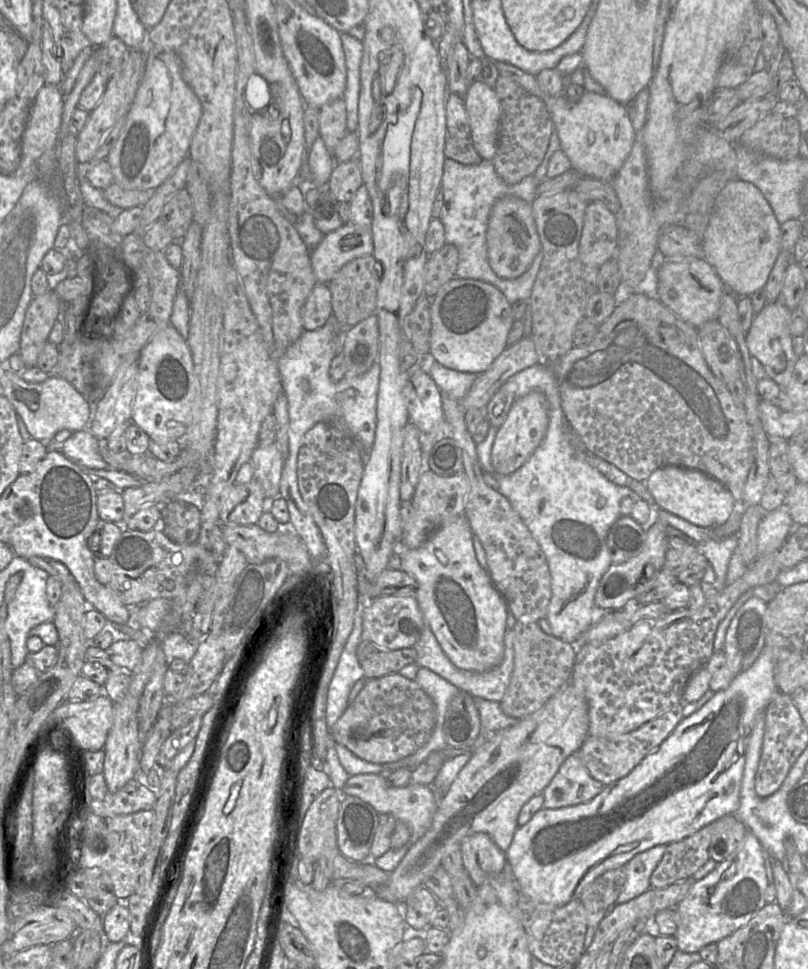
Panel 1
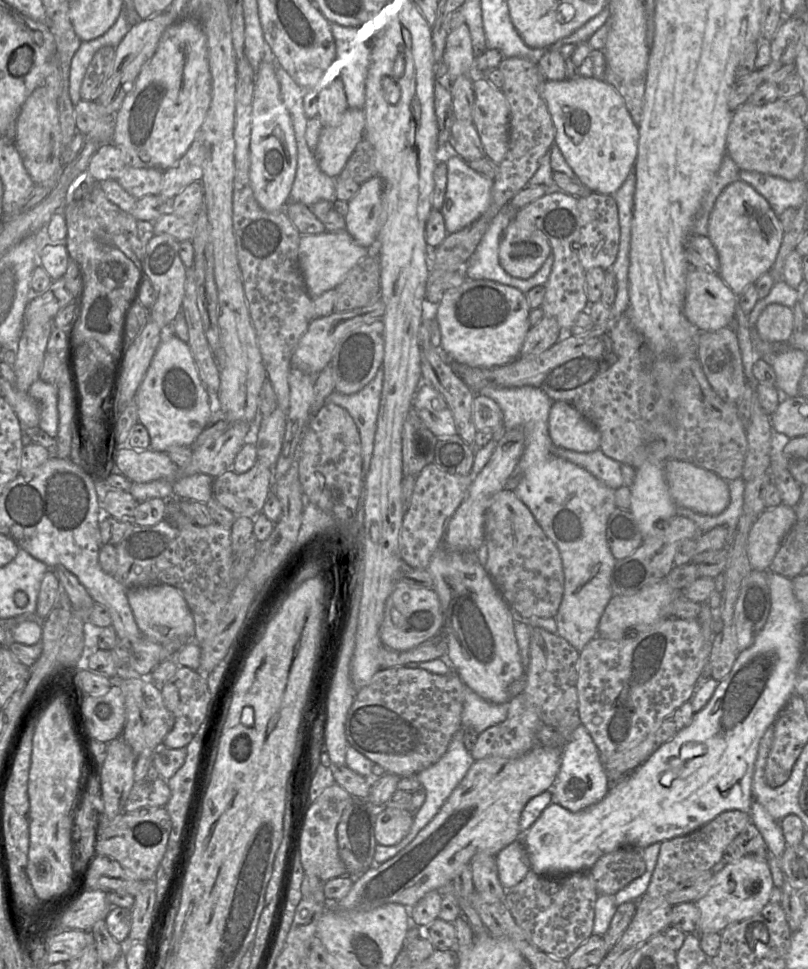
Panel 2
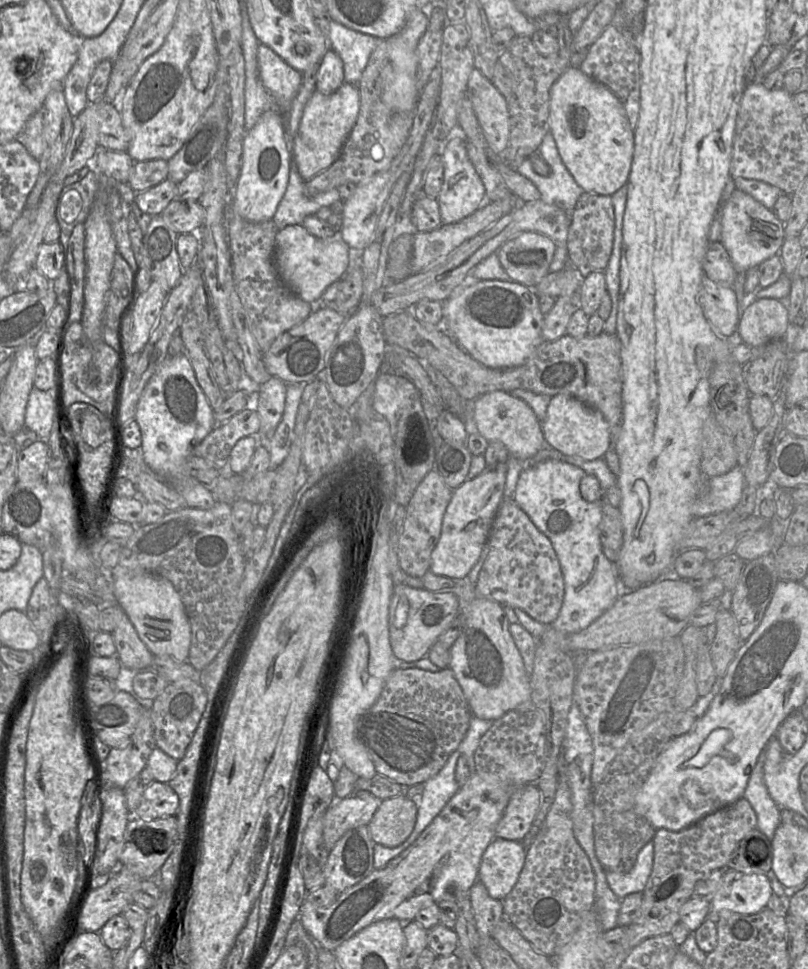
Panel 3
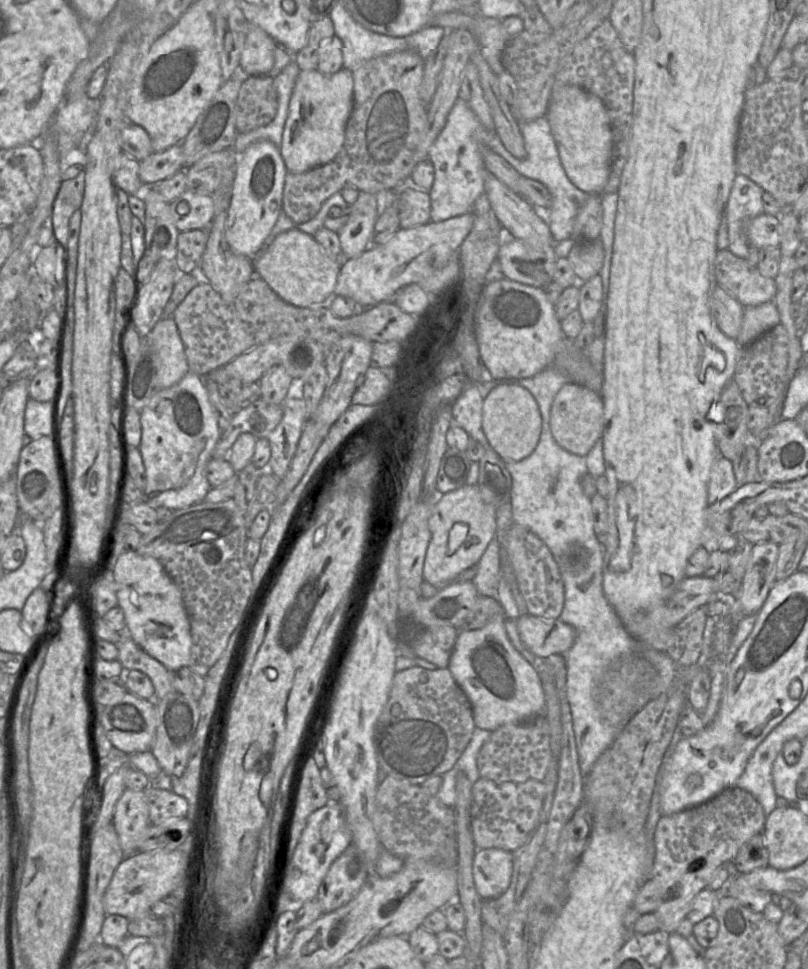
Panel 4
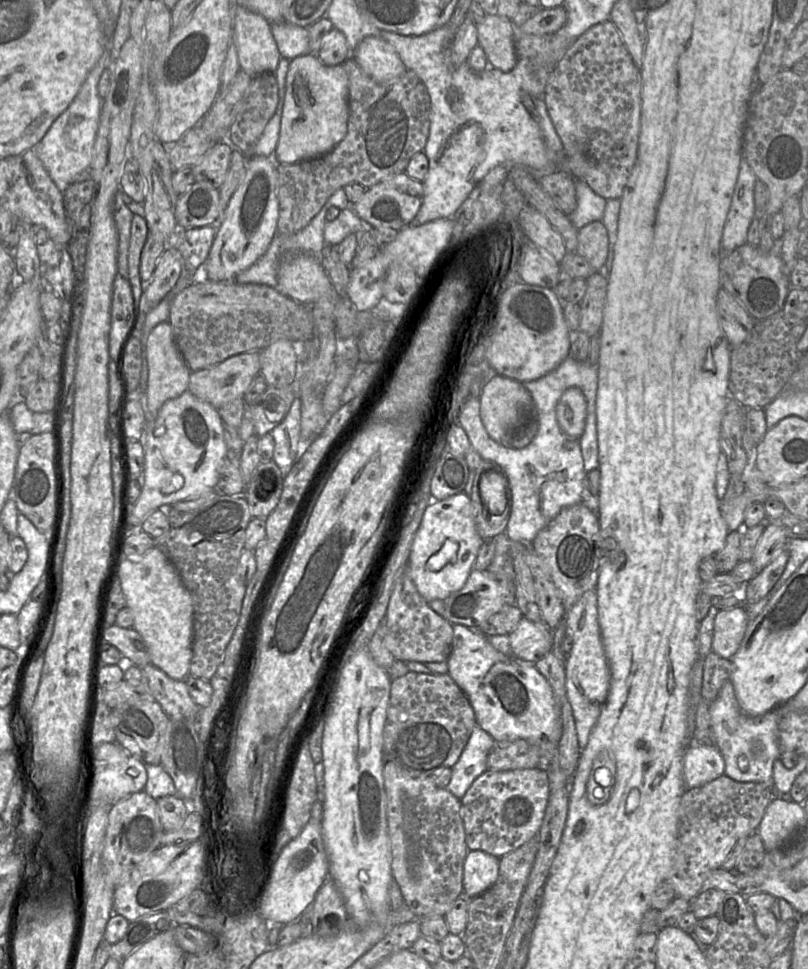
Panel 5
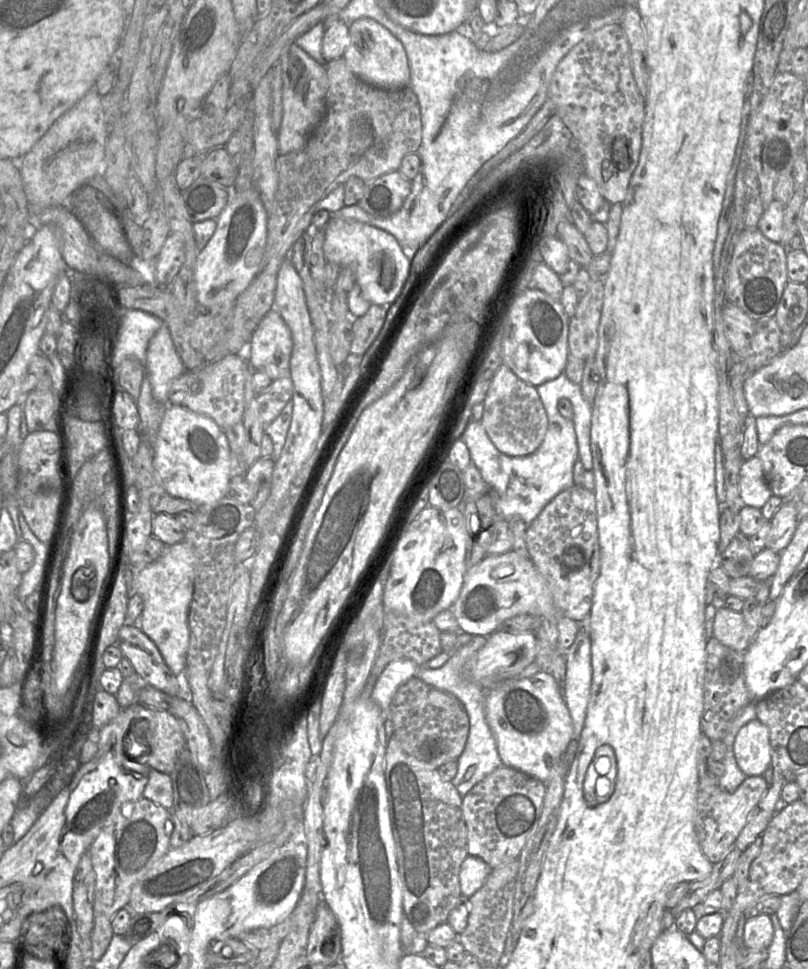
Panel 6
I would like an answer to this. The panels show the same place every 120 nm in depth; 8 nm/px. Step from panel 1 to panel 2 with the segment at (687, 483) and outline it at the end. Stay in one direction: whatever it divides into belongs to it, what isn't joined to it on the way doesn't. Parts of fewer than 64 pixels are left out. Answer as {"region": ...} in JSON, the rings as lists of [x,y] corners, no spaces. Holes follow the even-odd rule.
{"region":[[[667,460],[665,478],[676,504],[699,514],[718,515],[730,502],[728,482],[691,463]]]}

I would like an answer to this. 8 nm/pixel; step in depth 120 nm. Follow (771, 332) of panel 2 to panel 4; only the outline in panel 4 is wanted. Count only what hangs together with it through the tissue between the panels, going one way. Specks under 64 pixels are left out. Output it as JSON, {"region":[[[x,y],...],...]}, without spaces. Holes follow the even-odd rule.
{"region":[[[773,302],[743,309],[742,325],[735,339],[742,348],[780,323],[780,316]]]}

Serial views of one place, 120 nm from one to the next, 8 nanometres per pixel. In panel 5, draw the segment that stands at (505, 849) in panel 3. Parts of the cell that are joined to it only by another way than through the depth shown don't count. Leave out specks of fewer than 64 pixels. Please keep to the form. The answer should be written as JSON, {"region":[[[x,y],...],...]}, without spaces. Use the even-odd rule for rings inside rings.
{"region":[[[471,850],[464,862],[463,894],[472,899],[488,890],[499,875],[500,858],[484,851]]]}

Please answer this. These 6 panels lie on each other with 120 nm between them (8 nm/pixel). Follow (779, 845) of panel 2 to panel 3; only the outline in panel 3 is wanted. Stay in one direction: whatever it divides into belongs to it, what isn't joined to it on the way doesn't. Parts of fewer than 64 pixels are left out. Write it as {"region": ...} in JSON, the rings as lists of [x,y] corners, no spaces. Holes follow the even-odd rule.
{"region":[[[765,751],[759,755],[749,777],[743,797],[757,816],[757,829],[770,841],[781,824],[780,808],[771,798],[764,780]]]}

